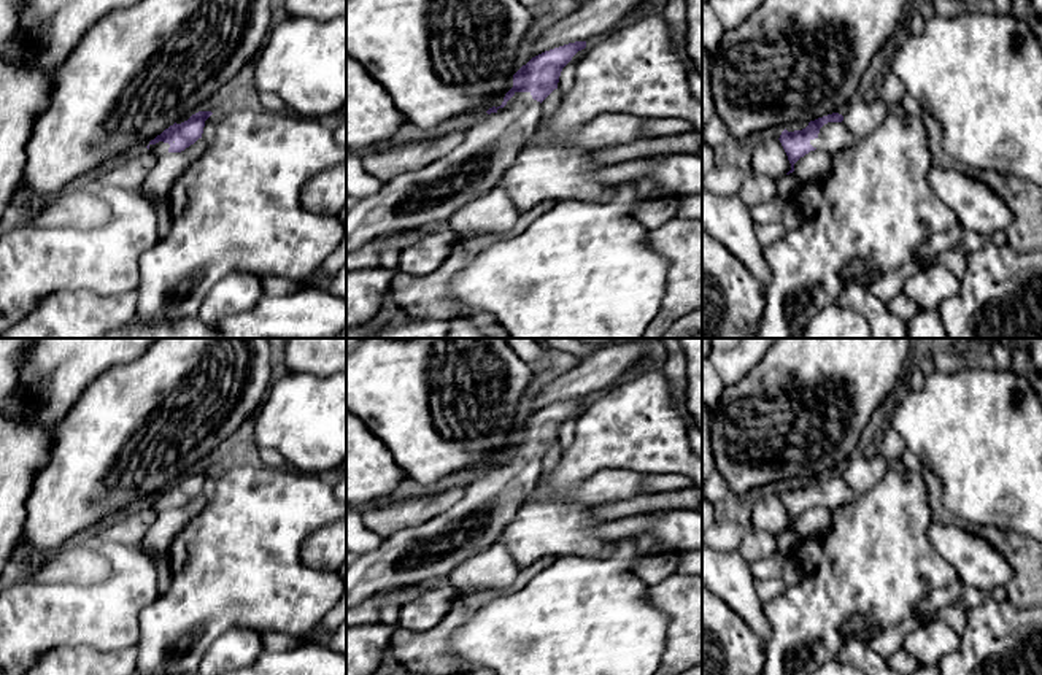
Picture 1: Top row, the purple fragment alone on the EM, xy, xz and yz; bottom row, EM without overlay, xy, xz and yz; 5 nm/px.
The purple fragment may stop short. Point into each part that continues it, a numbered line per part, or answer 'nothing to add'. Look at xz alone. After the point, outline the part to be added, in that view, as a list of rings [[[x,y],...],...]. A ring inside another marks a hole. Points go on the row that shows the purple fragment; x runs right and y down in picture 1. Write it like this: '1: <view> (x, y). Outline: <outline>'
1: xz (434, 192). Outline: [[[515,92],[504,108],[484,116],[465,130],[459,146],[440,159],[383,183],[381,189],[346,208],[346,254],[357,251],[373,238],[418,229],[450,219],[469,203],[499,187],[518,154],[532,140],[543,119],[542,103],[531,92]]]

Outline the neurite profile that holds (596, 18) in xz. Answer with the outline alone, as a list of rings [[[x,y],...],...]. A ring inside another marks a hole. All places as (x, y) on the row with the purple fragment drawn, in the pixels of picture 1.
[[[588,0],[580,10],[564,13],[556,24],[531,38],[526,57],[532,59],[545,51],[592,37],[605,37],[642,3],[643,0]]]

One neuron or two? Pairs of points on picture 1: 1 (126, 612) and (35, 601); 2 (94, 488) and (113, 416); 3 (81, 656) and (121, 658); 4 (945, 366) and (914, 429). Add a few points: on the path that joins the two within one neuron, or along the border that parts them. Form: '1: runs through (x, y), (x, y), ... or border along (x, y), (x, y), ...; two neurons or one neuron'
1: runs through (104, 612), (57, 612); one neuron
2: runs through (94, 470), (113, 448), (113, 434); one neuron
3: runs through (91, 658), (111, 658); one neuron
4: border along (961, 367), (953, 372), (936, 370); two neurons

